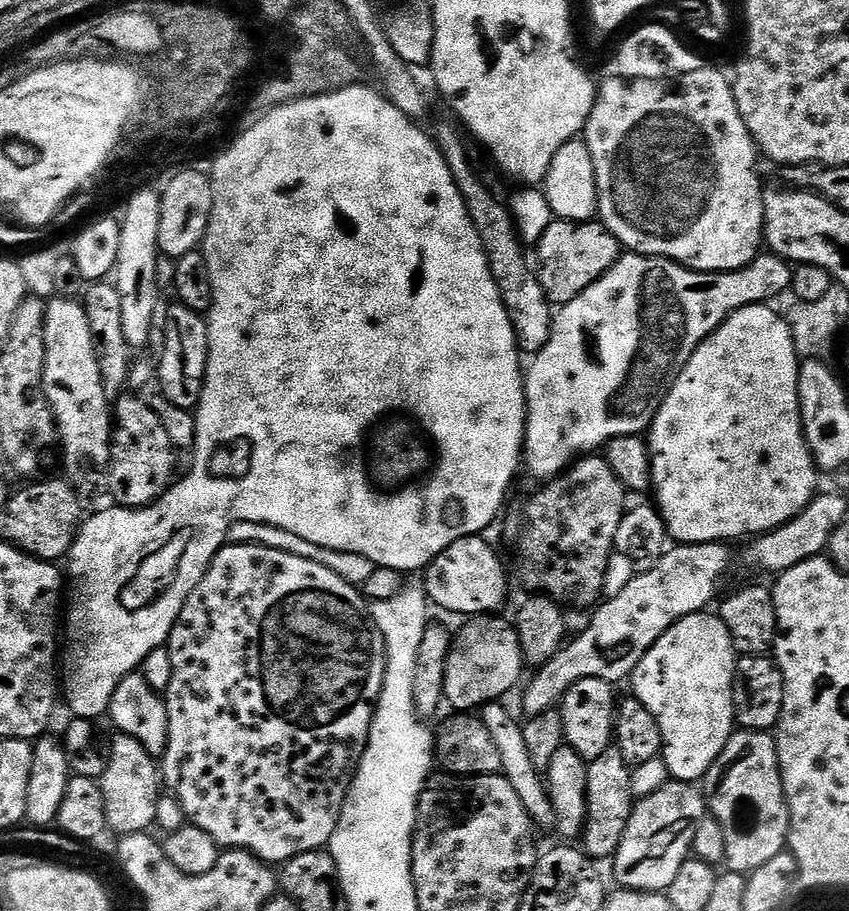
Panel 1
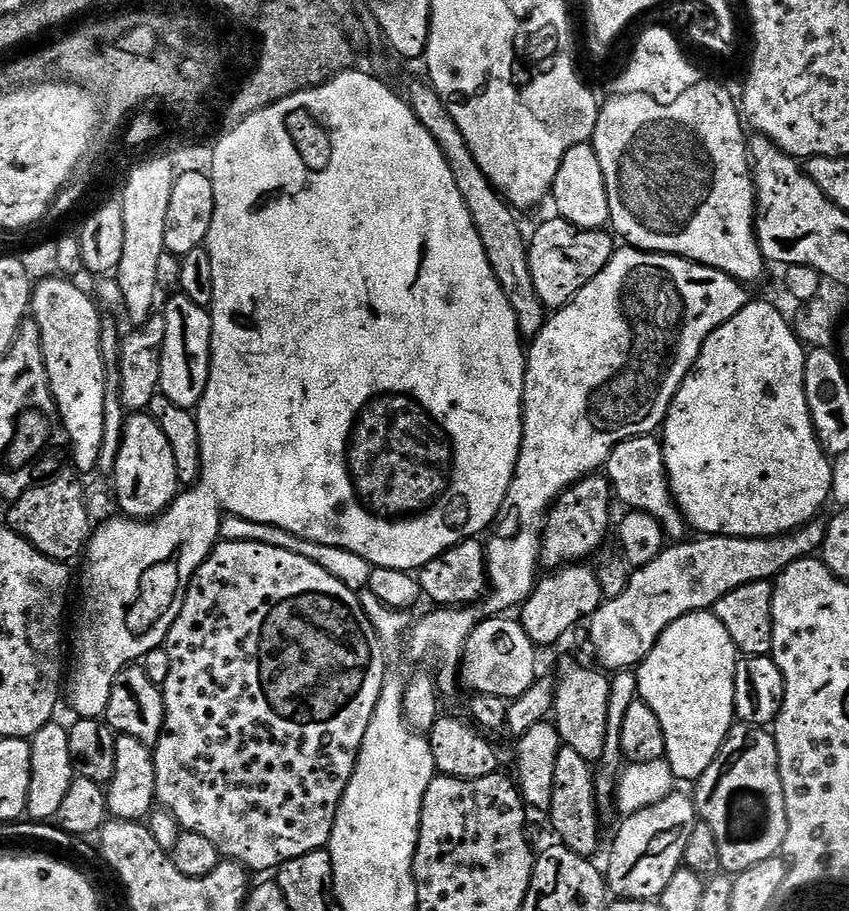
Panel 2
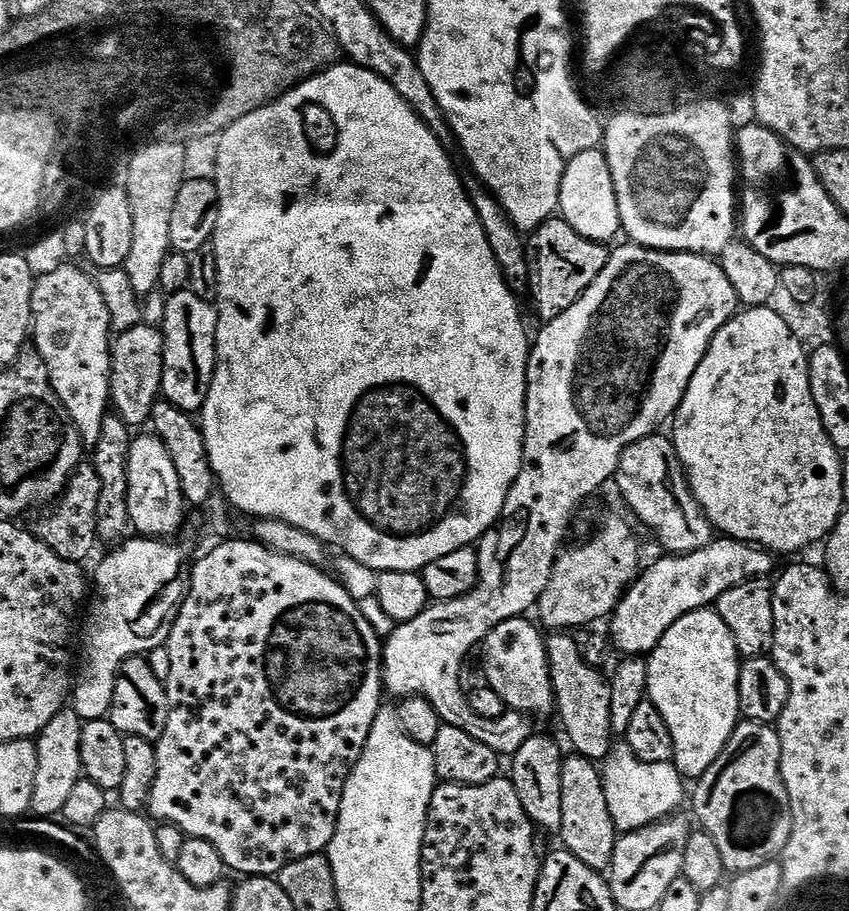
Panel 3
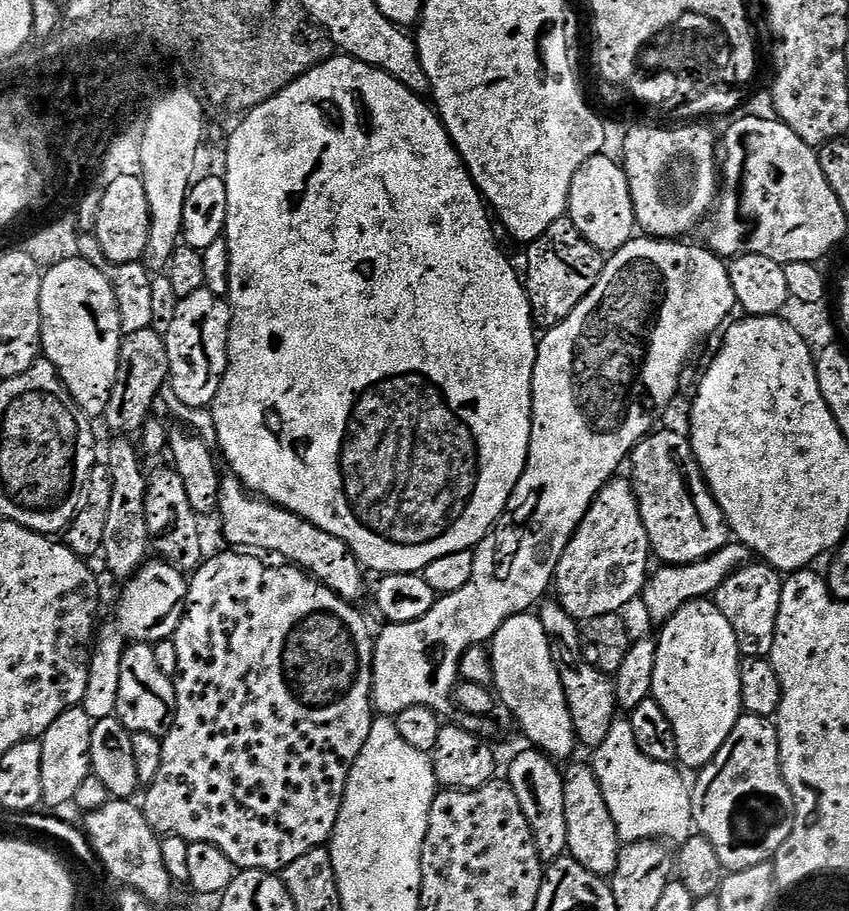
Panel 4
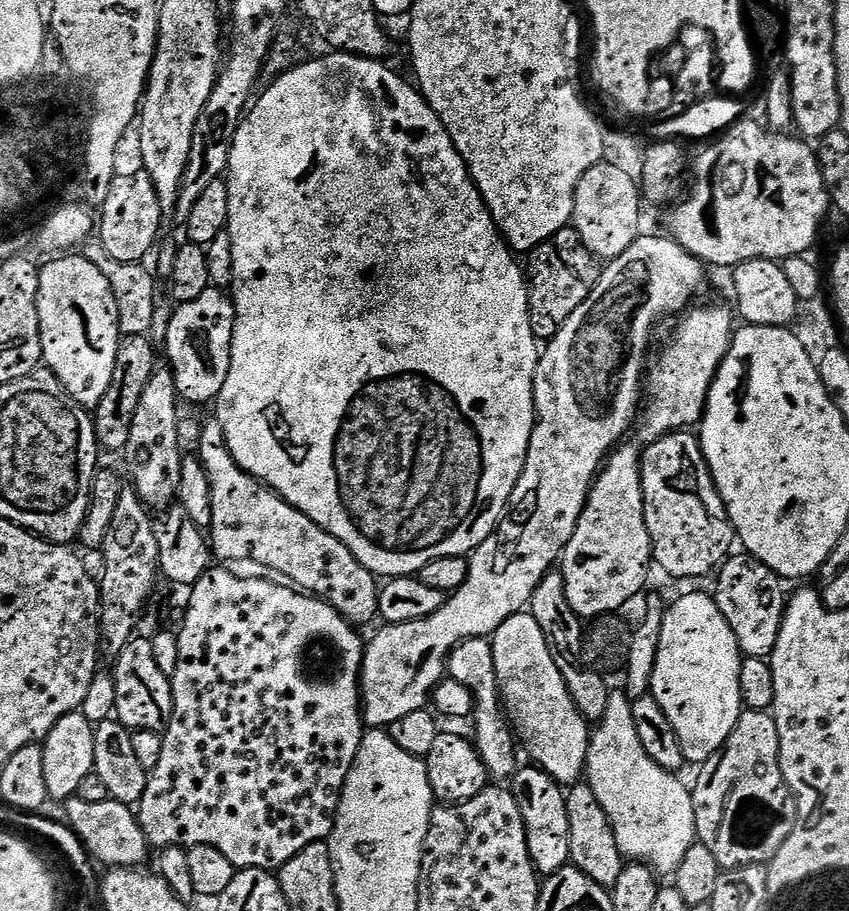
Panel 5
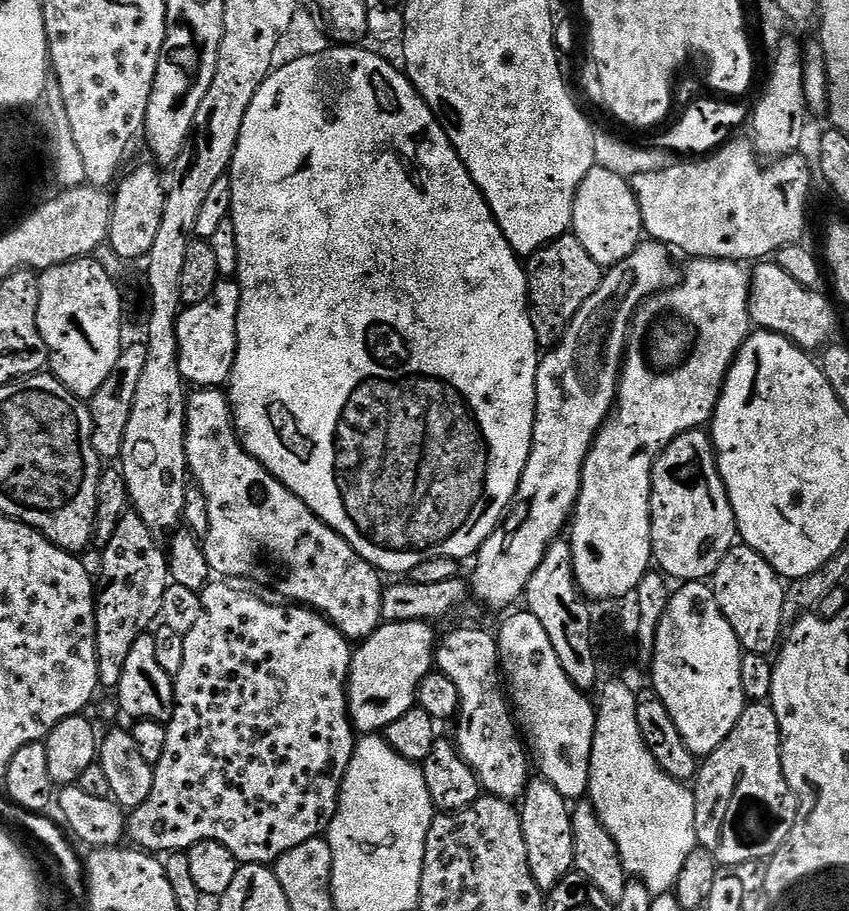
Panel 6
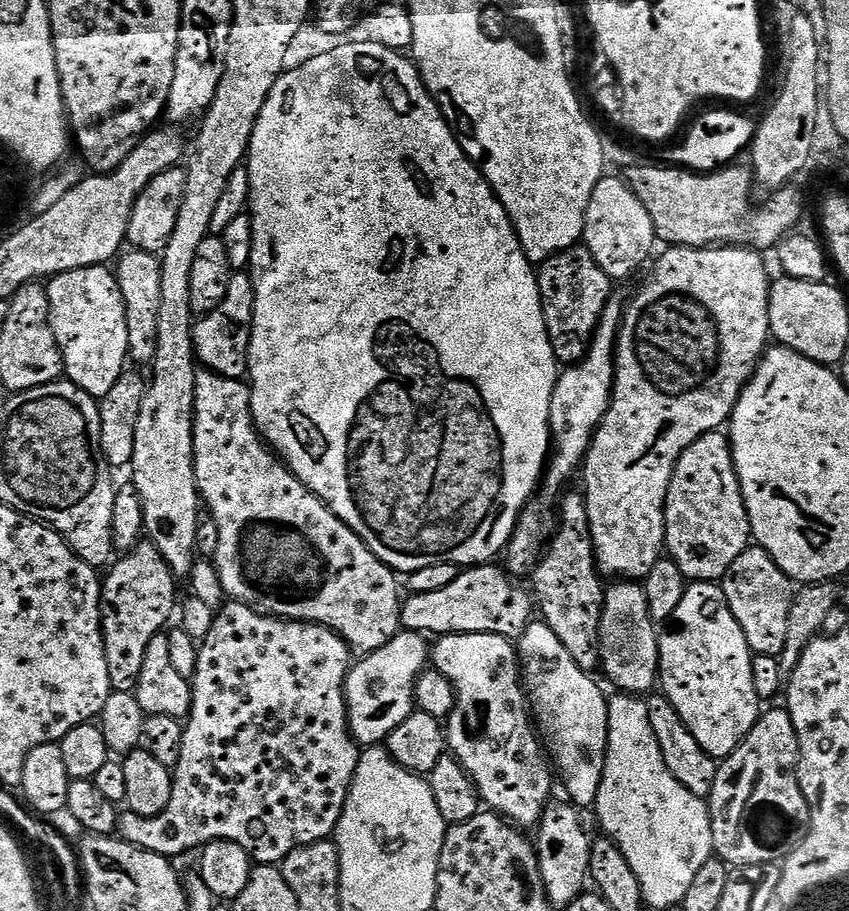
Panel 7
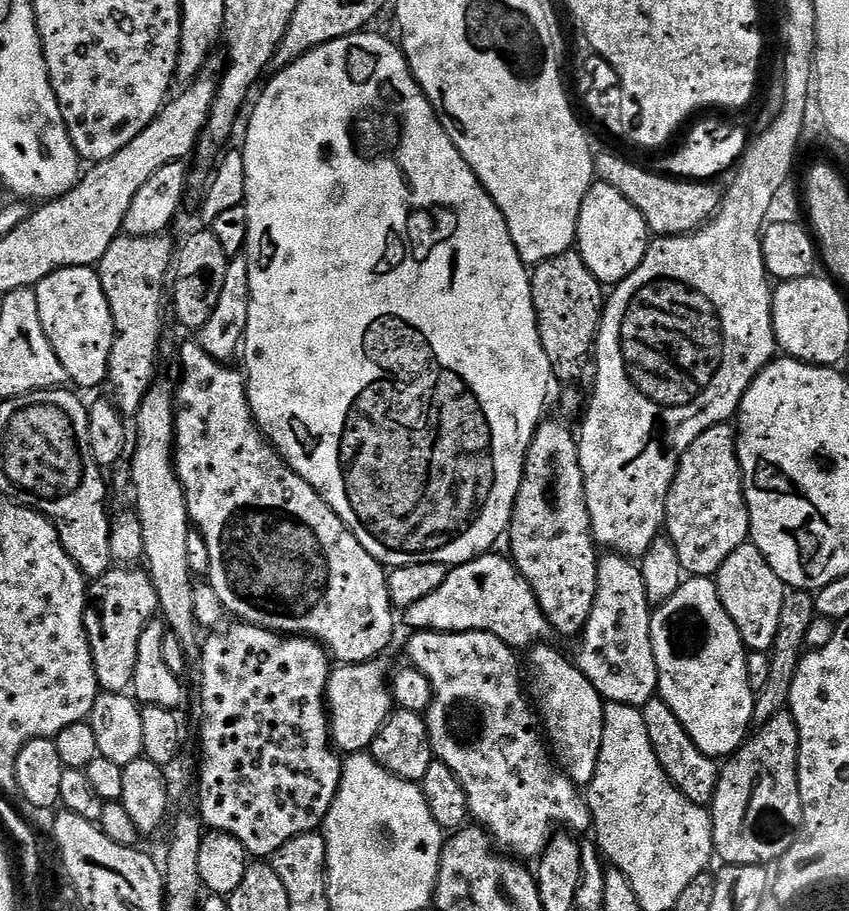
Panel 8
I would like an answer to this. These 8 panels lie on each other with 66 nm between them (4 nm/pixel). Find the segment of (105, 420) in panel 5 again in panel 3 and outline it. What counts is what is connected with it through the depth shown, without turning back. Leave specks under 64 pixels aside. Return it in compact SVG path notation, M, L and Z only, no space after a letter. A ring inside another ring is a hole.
M141 322L121 333L113 343L113 373L111 405L115 413L130 428L151 419L164 385L164 333L156 325Z

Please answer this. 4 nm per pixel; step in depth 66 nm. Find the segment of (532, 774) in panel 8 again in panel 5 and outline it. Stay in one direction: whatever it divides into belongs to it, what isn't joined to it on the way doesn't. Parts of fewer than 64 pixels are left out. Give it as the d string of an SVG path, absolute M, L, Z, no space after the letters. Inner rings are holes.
M491 639L462 641L448 659L447 671L450 673L451 679L462 682L475 696L476 736L474 735L474 743L477 750L480 751L480 757L484 759L485 766L488 767L489 773L495 779L496 776L500 779L497 781L504 782L508 775L509 779L517 771L516 744L518 745L518 740L506 719L505 709L502 707L502 697L496 682L496 666Z

